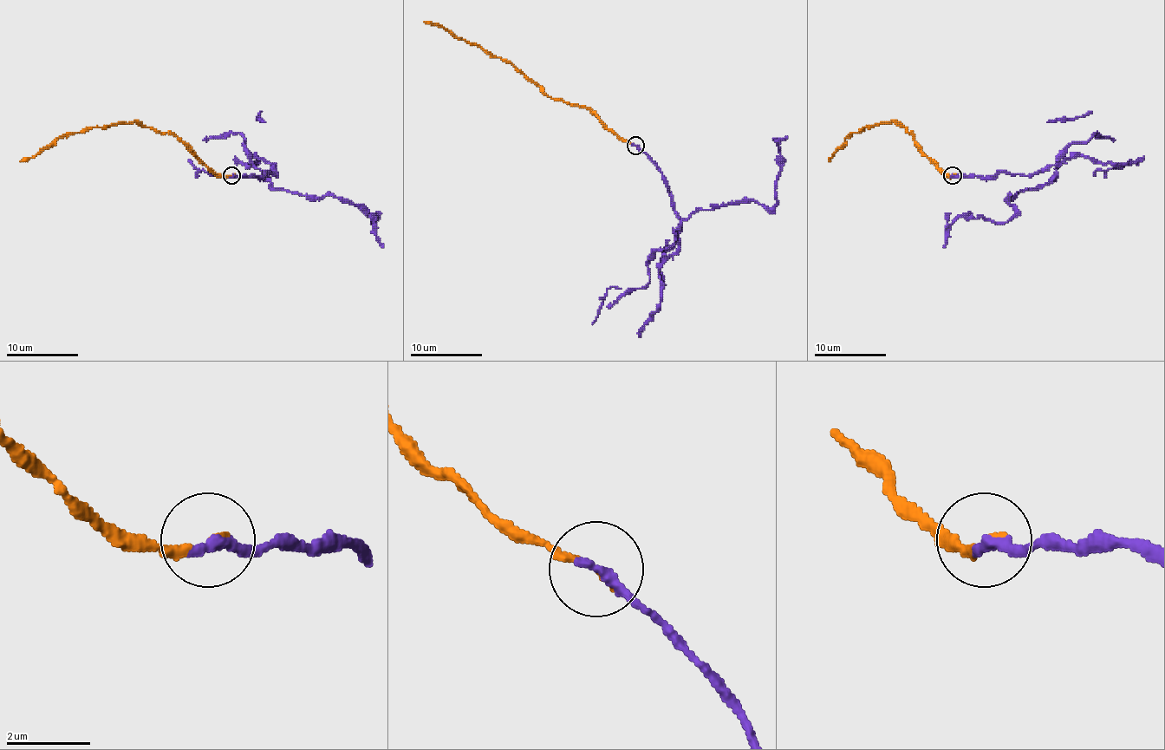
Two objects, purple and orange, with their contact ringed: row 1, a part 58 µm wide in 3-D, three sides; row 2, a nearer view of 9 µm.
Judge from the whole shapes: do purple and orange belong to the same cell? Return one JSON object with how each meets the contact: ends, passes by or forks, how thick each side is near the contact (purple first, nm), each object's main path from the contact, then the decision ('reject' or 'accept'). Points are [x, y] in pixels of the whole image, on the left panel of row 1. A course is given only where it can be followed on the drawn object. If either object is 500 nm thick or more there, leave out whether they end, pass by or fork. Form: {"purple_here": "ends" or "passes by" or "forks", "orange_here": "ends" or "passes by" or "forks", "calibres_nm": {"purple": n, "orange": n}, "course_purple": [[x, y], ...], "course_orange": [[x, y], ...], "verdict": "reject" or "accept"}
{"purple_here": "ends", "orange_here": "ends", "calibres_nm": {"purple": 280, "orange": 150}, "course_purple": [[231, 175], [276, 175], [274, 165], [249, 153], [270, 186], [341, 197], [371, 222], [376, 217], [383, 247]], "course_orange": [[231, 175], [217, 175], [176, 136], [134, 121], [106, 127], [86, 127], [54, 140], [35, 156], [20, 161]], "verdict": "reject"}

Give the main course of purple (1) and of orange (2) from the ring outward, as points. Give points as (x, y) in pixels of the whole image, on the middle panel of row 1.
1: (635, 145), (680, 220), (660, 263), (653, 254), (693, 213), (771, 208), (787, 136)
2: (635, 145), (621, 140), (594, 113), (555, 101), (510, 62), (439, 25), (424, 22)

